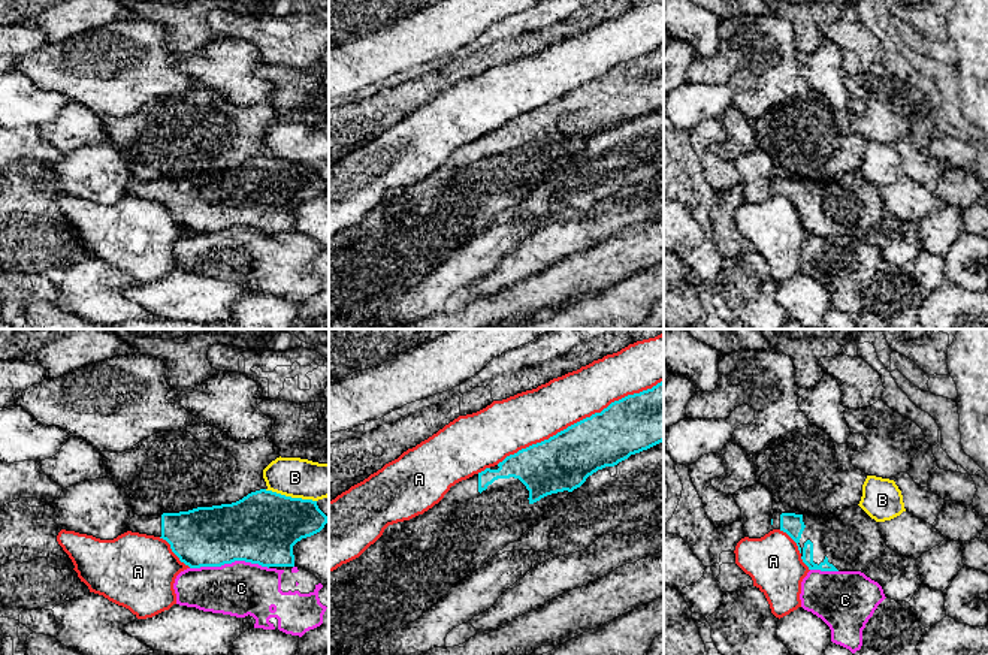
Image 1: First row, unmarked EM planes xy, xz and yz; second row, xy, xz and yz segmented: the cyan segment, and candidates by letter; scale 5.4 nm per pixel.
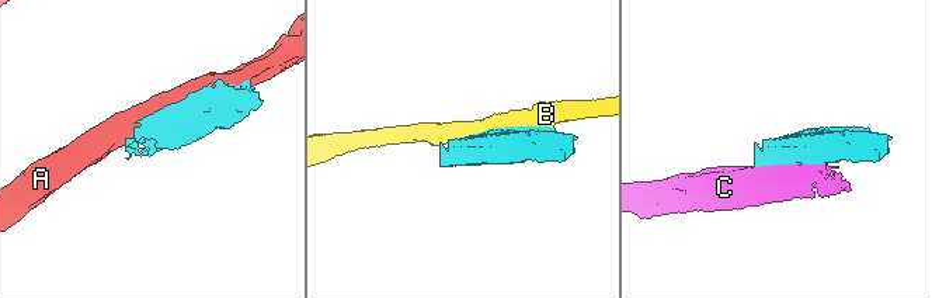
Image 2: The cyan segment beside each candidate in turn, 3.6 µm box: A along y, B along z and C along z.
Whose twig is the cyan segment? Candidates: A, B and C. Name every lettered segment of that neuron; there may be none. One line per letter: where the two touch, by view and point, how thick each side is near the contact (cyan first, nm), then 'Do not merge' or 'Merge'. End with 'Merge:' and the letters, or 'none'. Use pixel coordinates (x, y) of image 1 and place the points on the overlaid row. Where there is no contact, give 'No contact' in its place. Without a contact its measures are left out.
A: Touches cyan at xz (580, 420). Thickness 300 nm (cyan) against 280 nm. Do not merge
B: Touches cyan at xy (290, 497). Thickness 380 nm (cyan) against 220 nm. Do not merge
C: Touches cyan at xy (229, 563). Thickness 380 nm (cyan) against 300 nm. Do not merge
Merge: none

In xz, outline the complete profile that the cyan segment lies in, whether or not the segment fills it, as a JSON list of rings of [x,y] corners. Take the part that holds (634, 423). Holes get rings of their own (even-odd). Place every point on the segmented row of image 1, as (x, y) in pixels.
[[[664,381],[456,483],[423,514],[389,525],[359,558],[329,573],[329,655],[354,651],[417,621],[589,476],[662,441]]]

